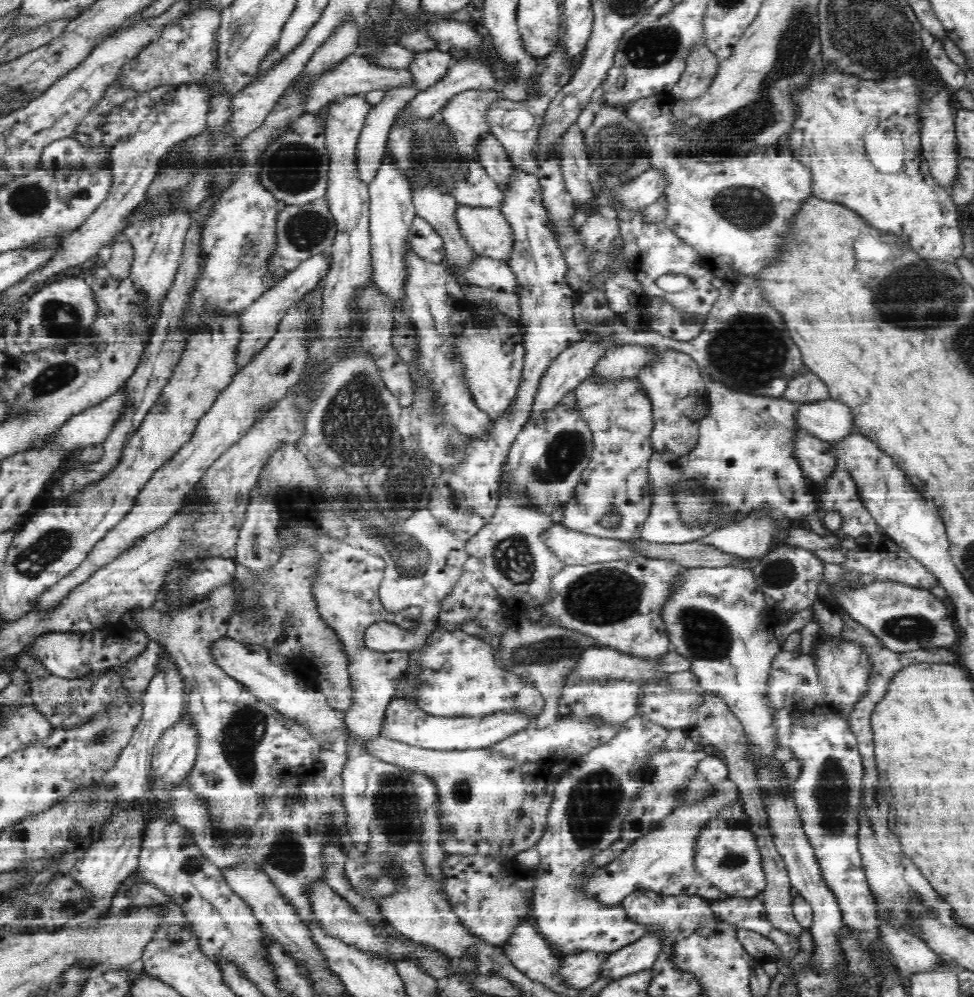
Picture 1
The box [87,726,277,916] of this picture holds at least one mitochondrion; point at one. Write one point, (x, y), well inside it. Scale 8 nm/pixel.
(189, 866)

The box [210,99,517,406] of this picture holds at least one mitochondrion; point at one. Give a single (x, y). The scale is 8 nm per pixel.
(295, 167)

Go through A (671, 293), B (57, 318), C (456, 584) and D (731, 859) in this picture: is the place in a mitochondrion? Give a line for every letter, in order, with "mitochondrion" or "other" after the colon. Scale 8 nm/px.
A: other
B: mitochondrion
C: other
D: mitochondrion

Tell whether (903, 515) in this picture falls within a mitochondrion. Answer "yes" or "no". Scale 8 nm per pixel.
no

